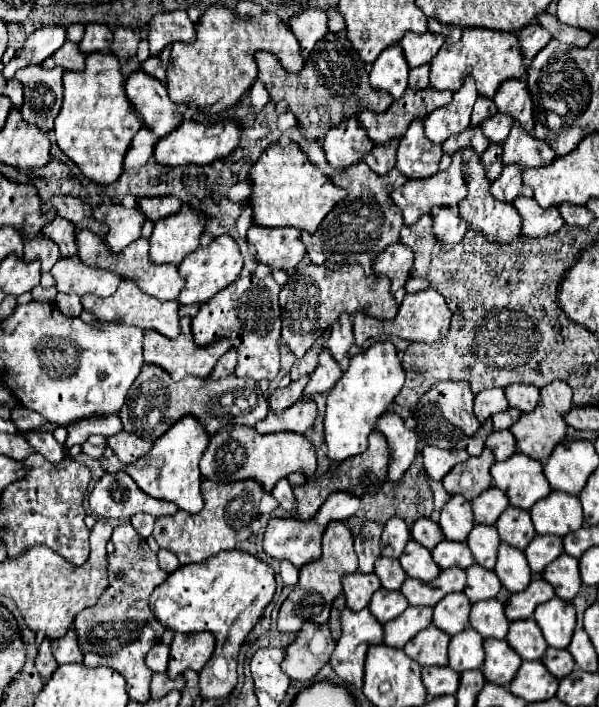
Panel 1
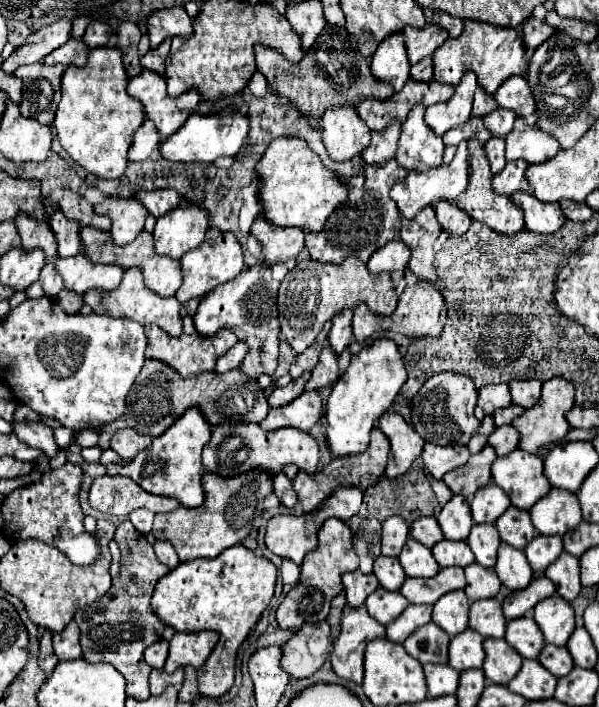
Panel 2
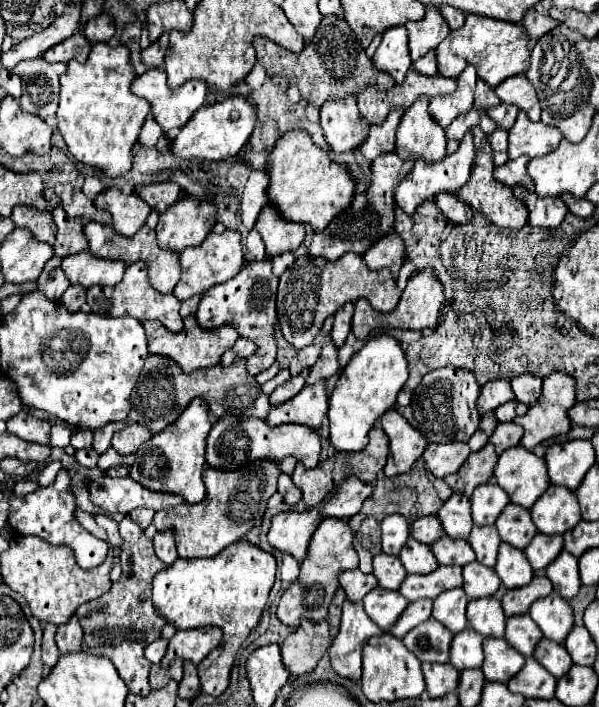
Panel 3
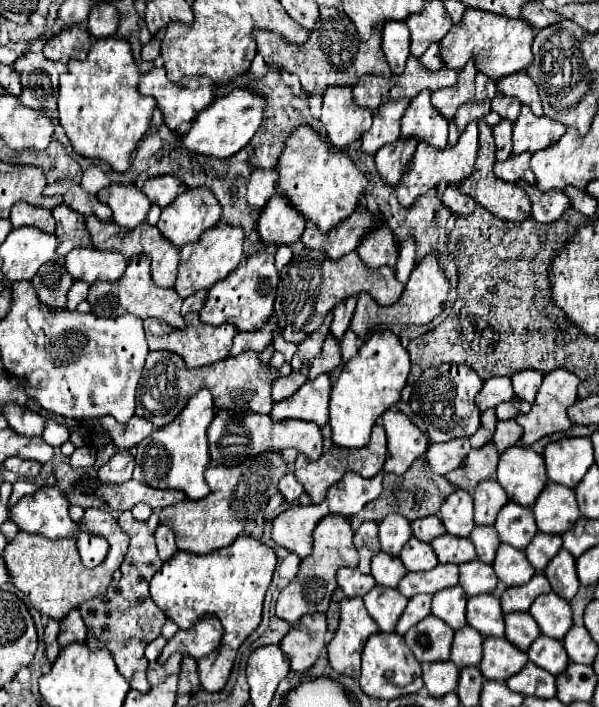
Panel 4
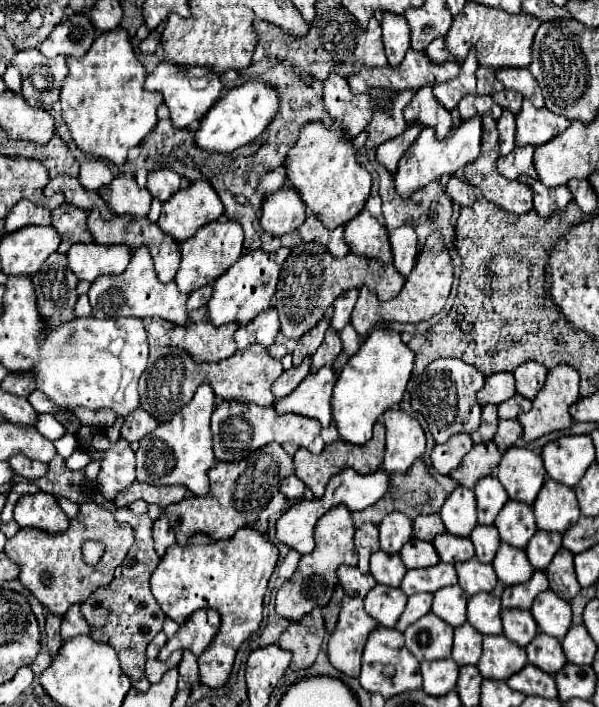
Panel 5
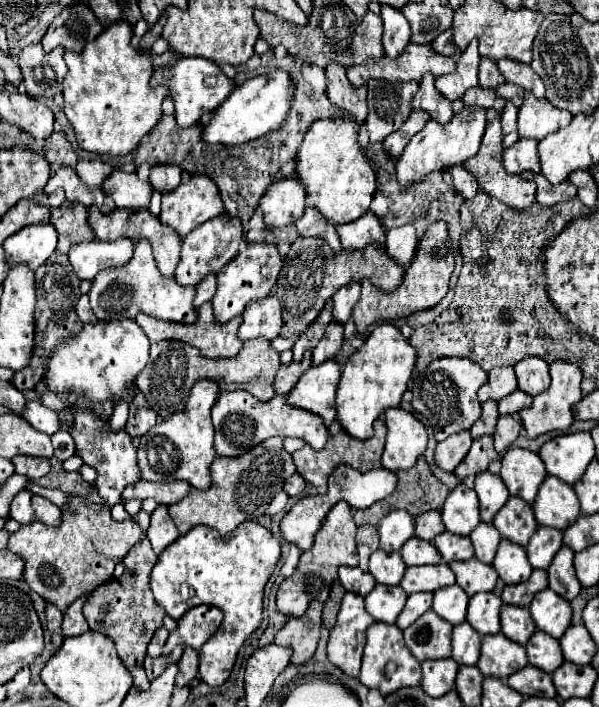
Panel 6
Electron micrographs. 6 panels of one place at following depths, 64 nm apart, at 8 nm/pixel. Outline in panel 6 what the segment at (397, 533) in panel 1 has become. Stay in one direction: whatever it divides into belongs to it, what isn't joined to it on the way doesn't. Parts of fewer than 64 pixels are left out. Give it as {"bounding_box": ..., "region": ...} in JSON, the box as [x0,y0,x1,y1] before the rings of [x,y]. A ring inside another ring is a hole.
{"bounding_box":[378,510,414,552],"region":[[[396,510],[384,516],[378,524],[378,534],[380,534],[380,548],[386,552],[400,550],[402,544],[414,536],[414,518],[404,512]]]}

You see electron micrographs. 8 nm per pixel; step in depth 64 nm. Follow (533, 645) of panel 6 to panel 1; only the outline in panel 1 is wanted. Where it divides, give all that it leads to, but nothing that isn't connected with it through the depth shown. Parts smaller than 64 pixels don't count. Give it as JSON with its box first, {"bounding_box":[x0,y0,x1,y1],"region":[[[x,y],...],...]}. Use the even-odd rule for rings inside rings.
{"bounding_box":[542,648,574,678],"region":[[[548,648],[544,658],[542,658],[542,664],[556,676],[556,678],[564,678],[568,676],[572,670],[574,670],[574,658],[568,650],[564,648]]]}

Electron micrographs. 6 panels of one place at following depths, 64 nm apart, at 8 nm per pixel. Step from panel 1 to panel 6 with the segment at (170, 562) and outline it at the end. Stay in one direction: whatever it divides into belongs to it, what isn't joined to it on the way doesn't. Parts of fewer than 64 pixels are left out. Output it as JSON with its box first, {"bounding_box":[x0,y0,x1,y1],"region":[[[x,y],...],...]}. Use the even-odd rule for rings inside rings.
{"bounding_box":[148,504,180,554],"region":[[[160,504],[150,514],[150,528],[148,528],[148,540],[156,554],[162,554],[166,546],[170,546],[180,536],[176,524],[172,524],[172,518],[168,516],[168,510],[164,504]]]}

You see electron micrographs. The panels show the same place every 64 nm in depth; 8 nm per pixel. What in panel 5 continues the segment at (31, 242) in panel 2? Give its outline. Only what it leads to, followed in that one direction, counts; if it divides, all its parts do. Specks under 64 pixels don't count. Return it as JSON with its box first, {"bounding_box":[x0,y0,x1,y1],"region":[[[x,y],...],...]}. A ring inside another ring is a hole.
{"bounding_box":[4,200,50,234],"region":[[[20,200],[4,218],[4,234],[16,232],[24,226],[38,224],[38,226],[50,226],[50,210],[38,204],[32,204],[30,200]]]}

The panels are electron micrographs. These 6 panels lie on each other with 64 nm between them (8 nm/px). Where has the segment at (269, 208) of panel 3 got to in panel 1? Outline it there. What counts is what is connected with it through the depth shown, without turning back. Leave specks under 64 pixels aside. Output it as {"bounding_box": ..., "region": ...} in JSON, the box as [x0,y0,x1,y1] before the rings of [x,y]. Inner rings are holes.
{"bounding_box":[246,224,306,270],"region":[[[252,224],[246,238],[256,246],[258,262],[268,264],[272,270],[296,266],[306,252],[300,230],[296,228],[264,228]]]}

